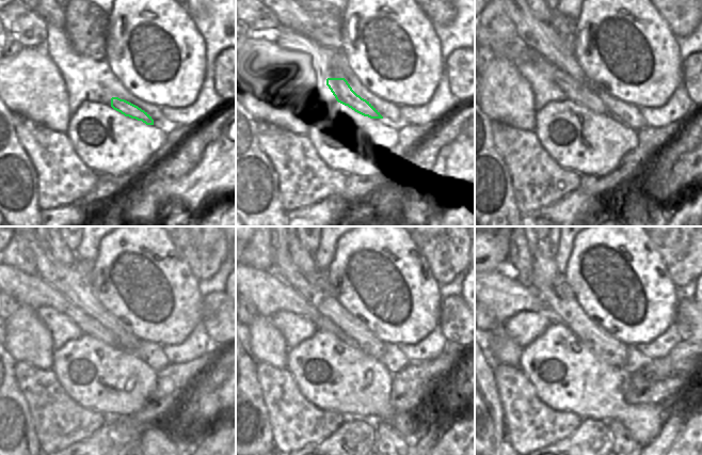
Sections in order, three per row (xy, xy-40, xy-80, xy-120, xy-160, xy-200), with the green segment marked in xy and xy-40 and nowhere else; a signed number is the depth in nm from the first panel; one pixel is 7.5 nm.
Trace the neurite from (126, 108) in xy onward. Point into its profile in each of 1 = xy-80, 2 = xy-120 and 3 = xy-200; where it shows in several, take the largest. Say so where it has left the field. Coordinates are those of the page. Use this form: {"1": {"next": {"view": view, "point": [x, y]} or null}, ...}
{"1": {"next": {"view": "xy-80", "point": [514, 50]}}, "2": {"next": {"view": "xy-120", "point": [30, 289]}}, "3": {"next": {"view": "xy-200", "point": [504, 296]}}}

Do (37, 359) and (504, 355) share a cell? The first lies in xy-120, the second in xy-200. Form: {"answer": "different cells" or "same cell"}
{"answer": "same cell"}

